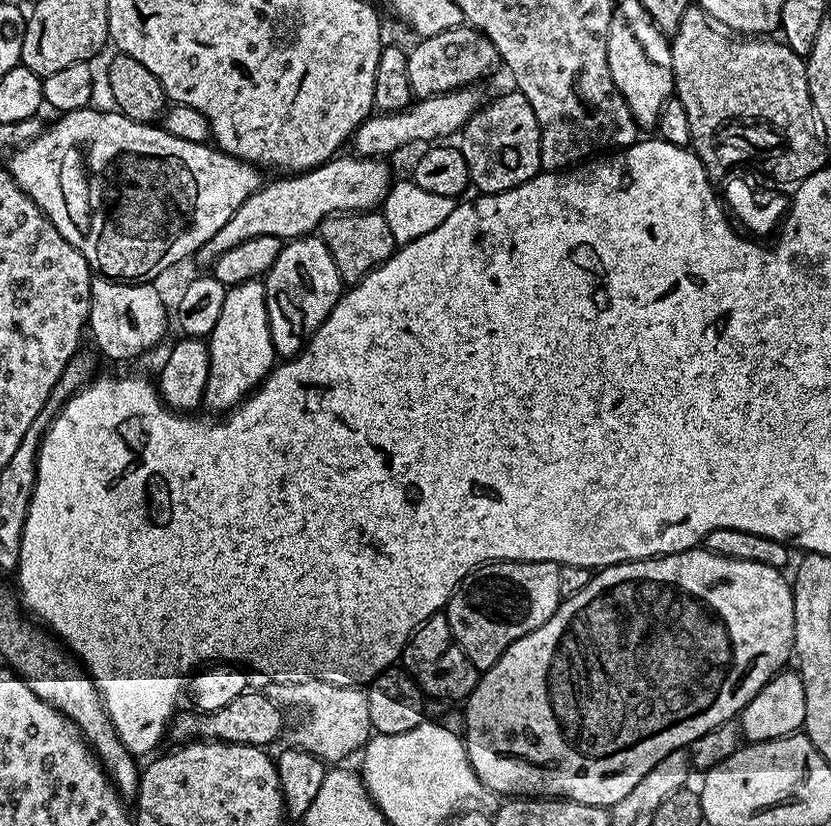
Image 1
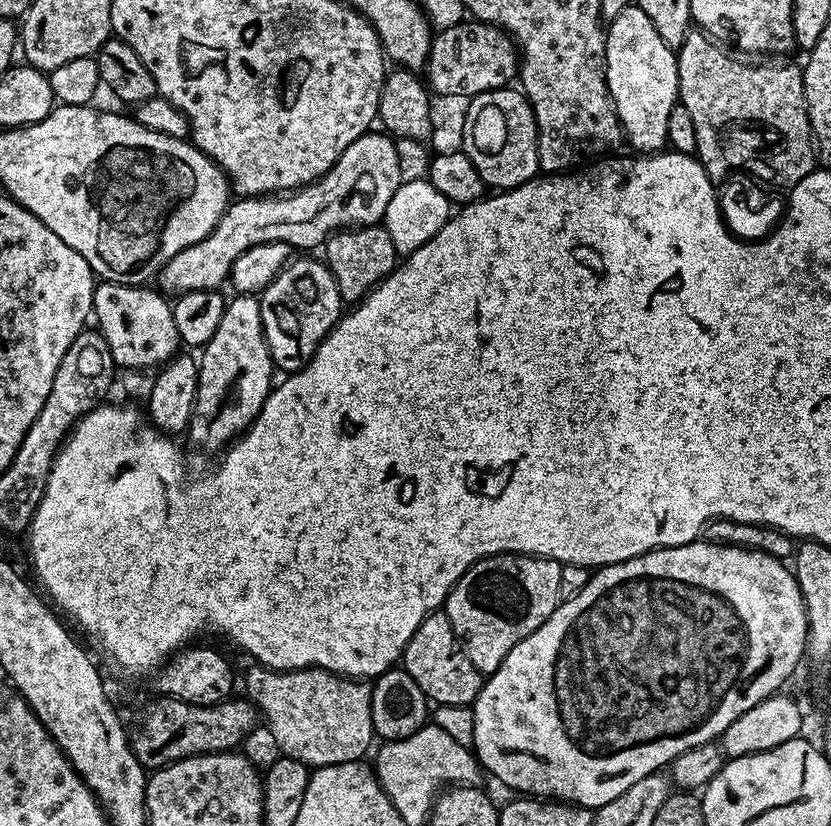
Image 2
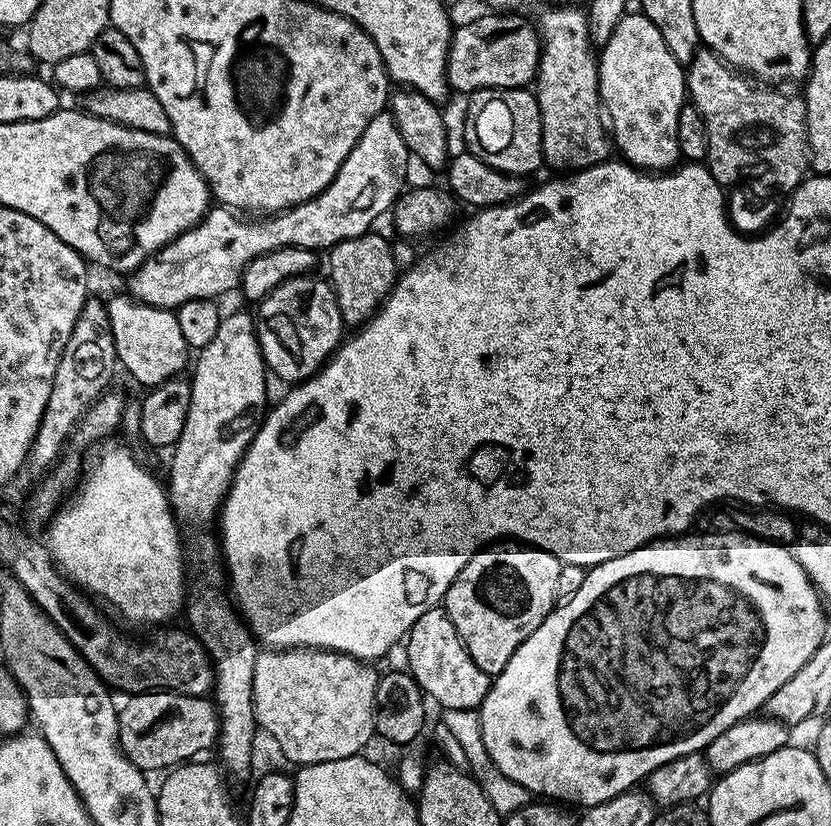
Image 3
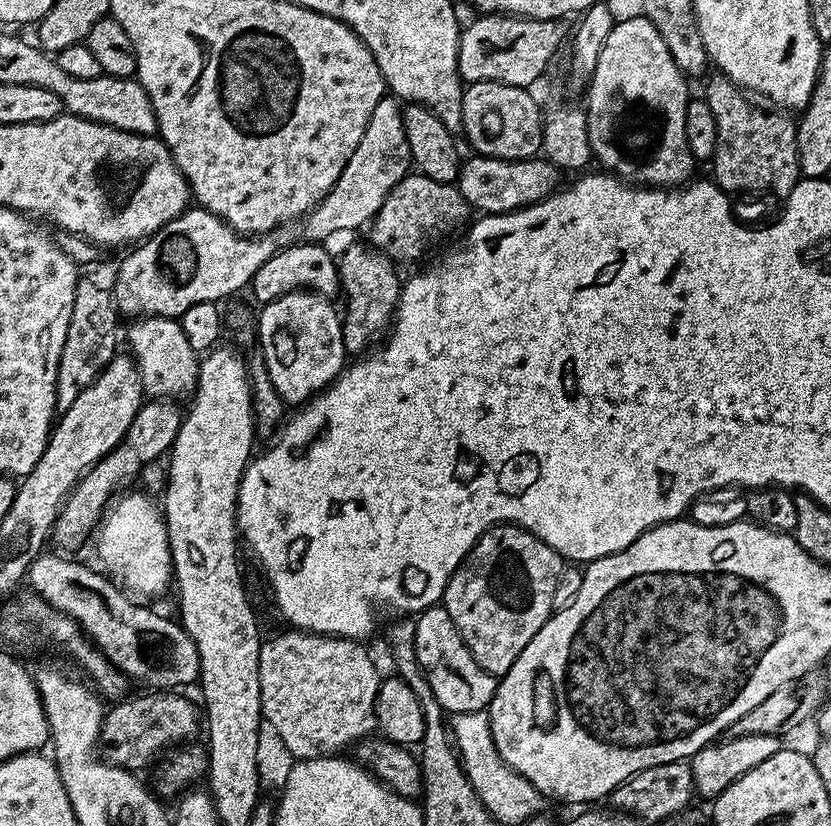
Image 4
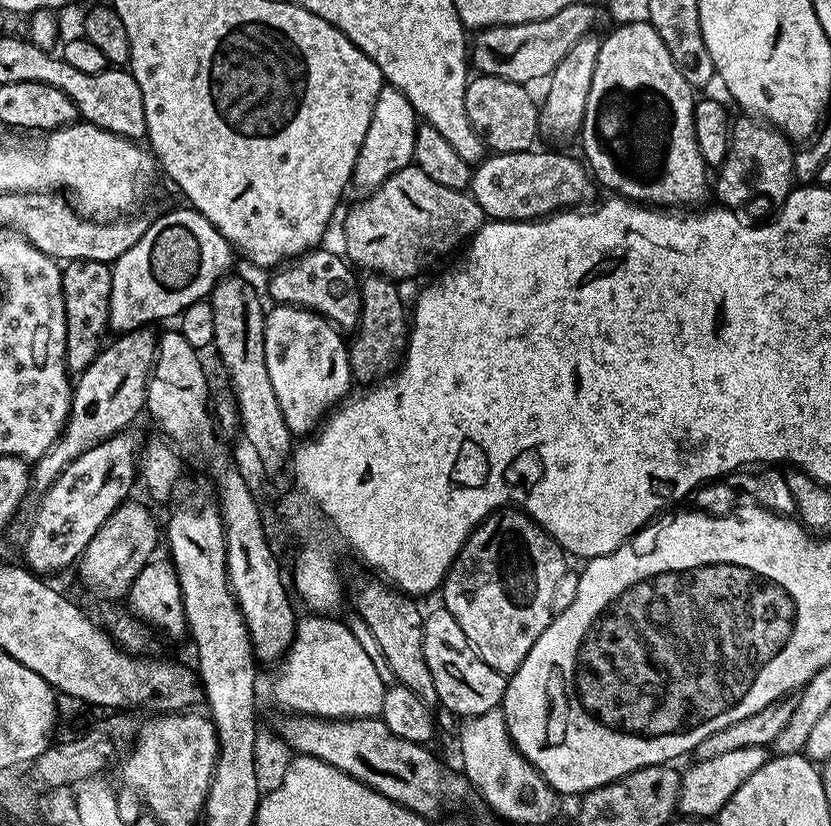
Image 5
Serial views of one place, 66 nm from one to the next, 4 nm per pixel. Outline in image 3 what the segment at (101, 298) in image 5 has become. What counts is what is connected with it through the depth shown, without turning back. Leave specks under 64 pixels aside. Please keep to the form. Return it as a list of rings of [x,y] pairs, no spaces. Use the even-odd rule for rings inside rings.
[[[90,298],[82,306],[78,322],[74,322],[70,342],[66,342],[66,350],[62,350],[62,358],[58,362],[58,370],[54,370],[54,386],[50,390],[50,399],[46,402],[46,410],[38,426],[38,434],[34,434],[27,461],[24,467],[3,485],[2,492],[6,499],[27,501],[44,474],[60,459],[84,413],[100,396],[109,391],[108,383],[111,382],[112,375],[114,380],[117,372],[118,361],[114,334],[110,330],[108,305],[103,299],[100,301]]]

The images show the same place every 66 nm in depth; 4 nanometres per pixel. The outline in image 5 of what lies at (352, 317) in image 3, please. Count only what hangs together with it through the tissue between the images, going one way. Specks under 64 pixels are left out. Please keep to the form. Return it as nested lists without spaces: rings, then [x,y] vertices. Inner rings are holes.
[[[368,274],[359,281],[362,298],[360,323],[351,333],[348,345],[348,361],[353,377],[357,381],[379,382],[391,377],[399,369],[405,352],[408,350],[410,316],[406,303],[398,296],[397,281],[379,274]]]

